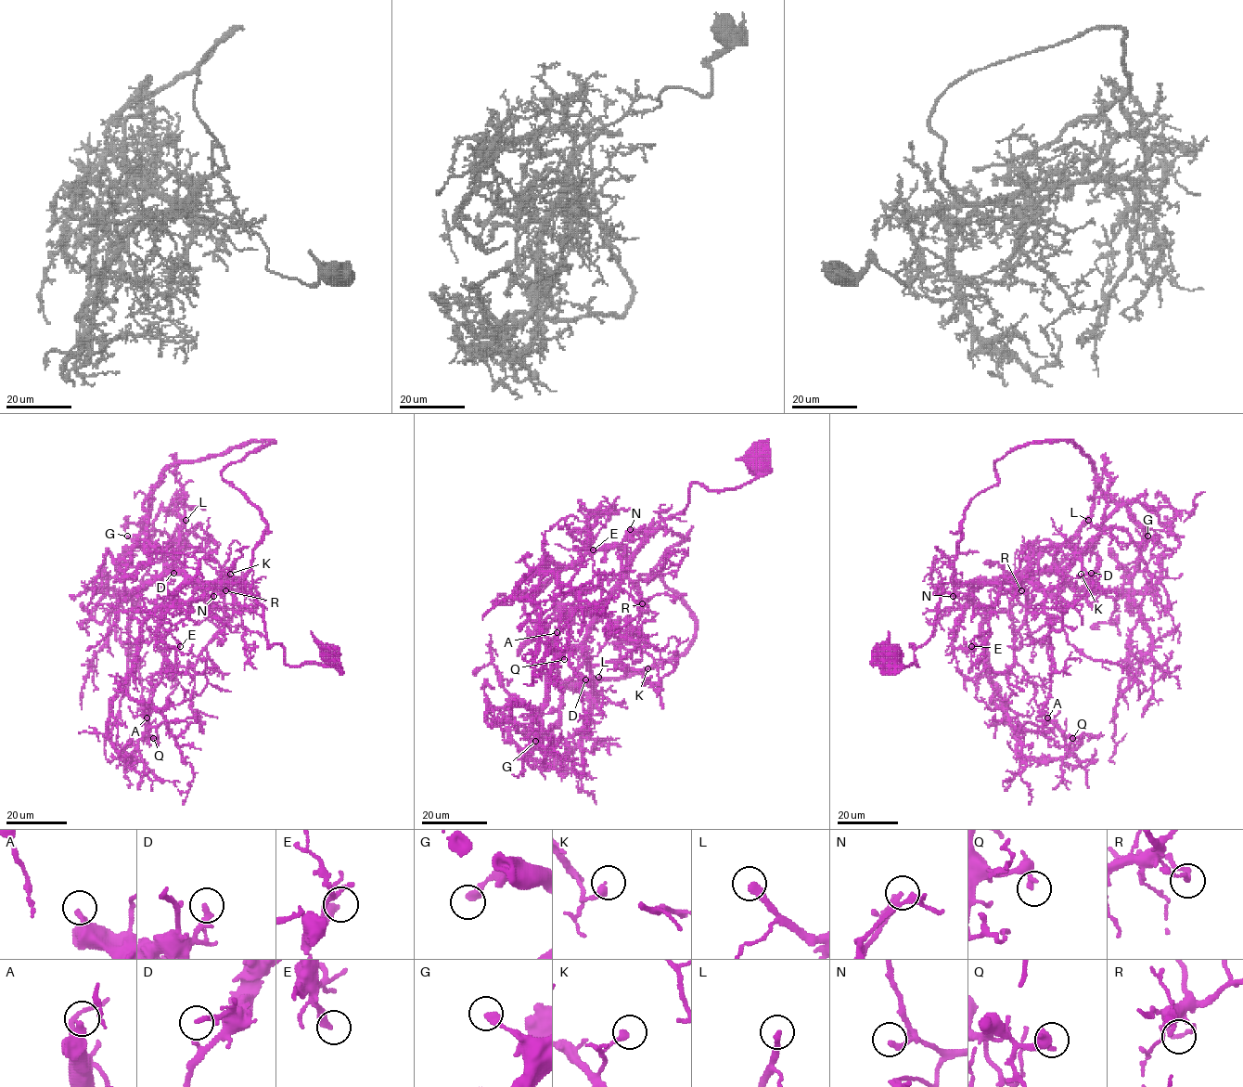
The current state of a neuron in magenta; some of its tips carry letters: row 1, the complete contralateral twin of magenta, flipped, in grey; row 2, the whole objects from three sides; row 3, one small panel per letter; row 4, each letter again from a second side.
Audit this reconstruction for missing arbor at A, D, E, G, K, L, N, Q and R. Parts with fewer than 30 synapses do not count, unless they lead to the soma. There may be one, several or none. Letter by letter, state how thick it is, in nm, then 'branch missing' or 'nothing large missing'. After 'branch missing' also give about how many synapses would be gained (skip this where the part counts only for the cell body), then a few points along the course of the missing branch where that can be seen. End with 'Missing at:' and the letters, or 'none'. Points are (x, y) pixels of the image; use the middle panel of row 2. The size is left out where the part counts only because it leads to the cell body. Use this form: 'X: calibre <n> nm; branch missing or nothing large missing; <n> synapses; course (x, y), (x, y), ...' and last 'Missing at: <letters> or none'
A: calibre 320 nm; nothing large missing
D: calibre 240 nm; nothing large missing
E: calibre 320 nm; nothing large missing
G: calibre 340 nm; nothing large missing
K: calibre 280 nm; nothing large missing
L: calibre 280 nm; branch missing; 30 synapses; course (598, 677), (598, 661), (591, 669)
N: calibre 220 nm; nothing large missing
Q: calibre 200 nm; nothing large missing
R: calibre 170 nm; nothing large missing
Missing at: L

